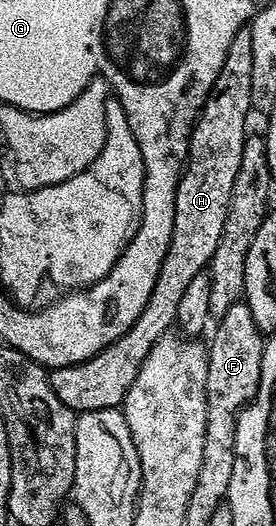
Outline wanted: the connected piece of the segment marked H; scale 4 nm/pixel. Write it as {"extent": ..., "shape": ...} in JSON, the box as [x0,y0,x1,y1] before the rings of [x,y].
{"extent":[48,28,252,412],"shape":[[[247,28],[240,30],[234,36],[234,40],[230,40],[230,48],[226,52],[226,60],[222,60],[222,68],[218,72],[218,76],[214,80],[212,90],[208,93],[207,100],[204,101],[204,107],[200,109],[200,116],[196,120],[196,125],[192,128],[192,138],[188,141],[188,157],[186,165],[183,167],[180,183],[176,189],[176,199],[174,200],[174,228],[170,236],[170,244],[166,248],[166,256],[162,260],[162,268],[158,268],[158,280],[154,284],[154,288],[150,292],[150,300],[146,300],[146,308],[142,308],[142,312],[138,316],[138,320],[134,320],[134,324],[123,334],[118,336],[118,340],[111,342],[106,348],[102,348],[94,356],[90,356],[85,362],[75,362],[69,366],[57,366],[48,370],[48,379],[50,380],[50,388],[54,392],[54,396],[58,396],[58,400],[62,400],[62,404],[66,404],[66,408],[70,408],[73,412],[83,412],[85,410],[114,410],[123,403],[126,392],[130,388],[130,384],[134,384],[134,376],[138,376],[138,368],[142,368],[142,360],[146,360],[146,356],[150,354],[150,348],[154,346],[161,335],[167,333],[176,321],[176,313],[178,312],[178,300],[182,300],[182,296],[189,286],[190,280],[194,280],[194,276],[207,271],[208,262],[214,256],[214,248],[218,248],[218,240],[222,237],[222,224],[226,224],[226,212],[230,204],[230,188],[234,188],[234,176],[238,176],[238,164],[242,160],[242,148],[246,137],[246,129],[244,130],[244,121],[247,120],[248,114],[252,110],[250,104],[250,64],[252,57],[250,56],[250,32]]]}

